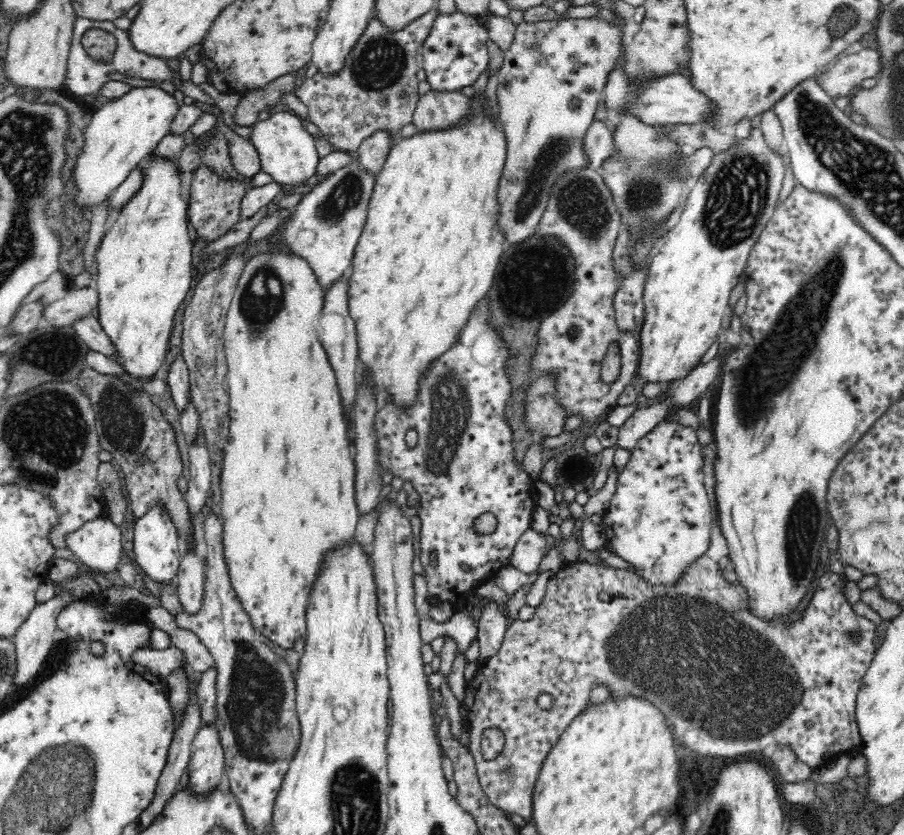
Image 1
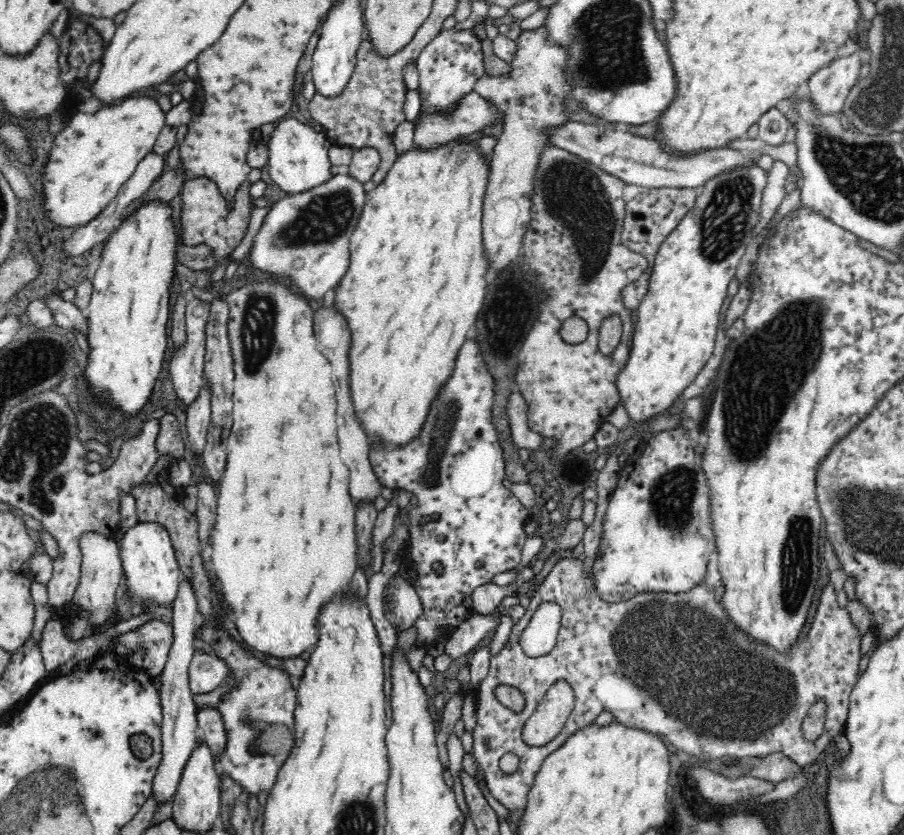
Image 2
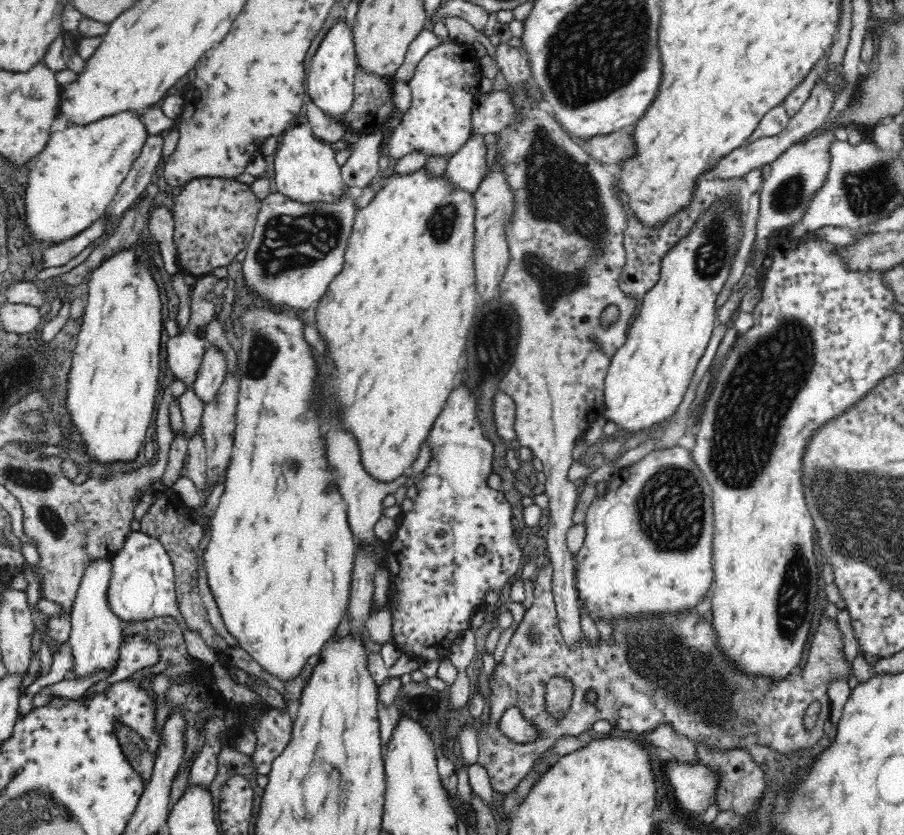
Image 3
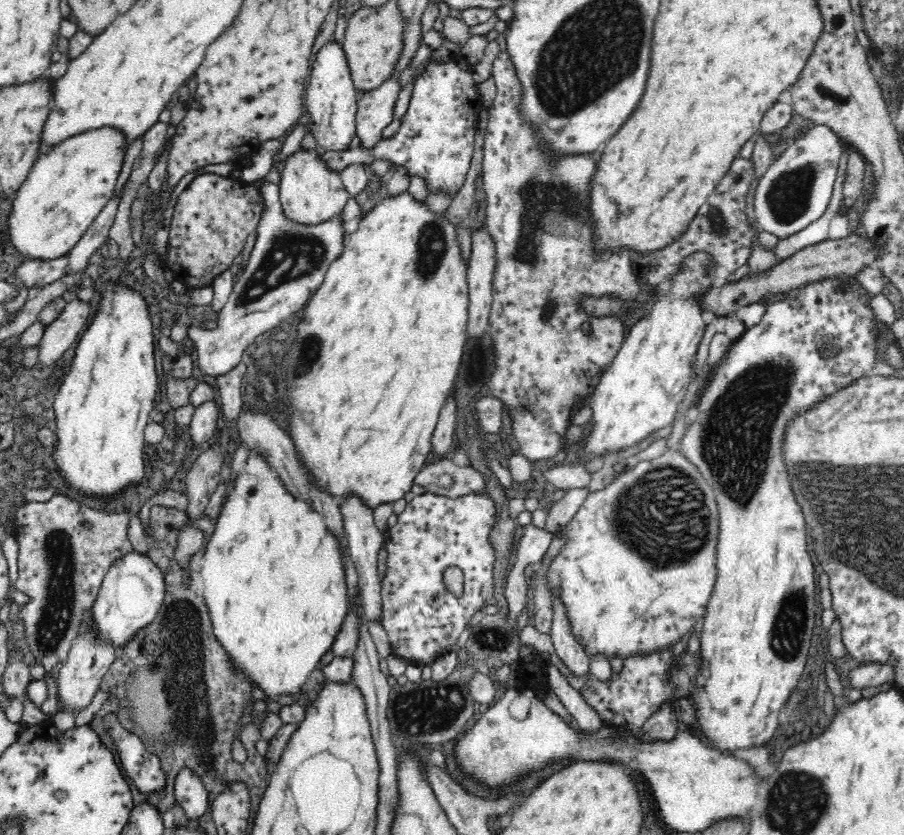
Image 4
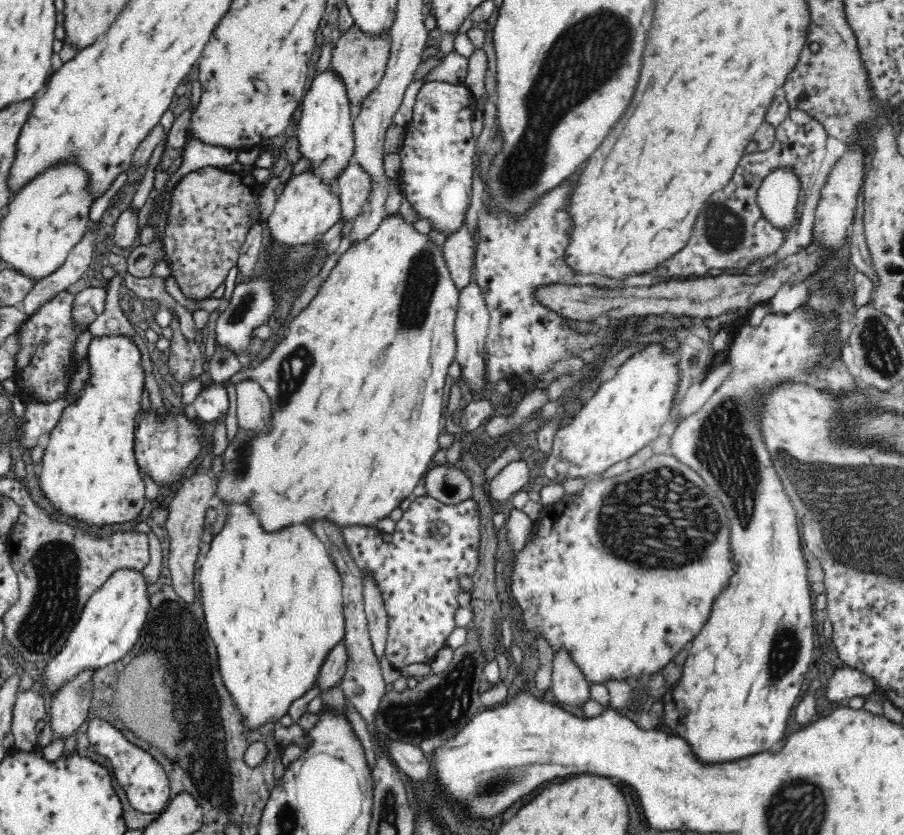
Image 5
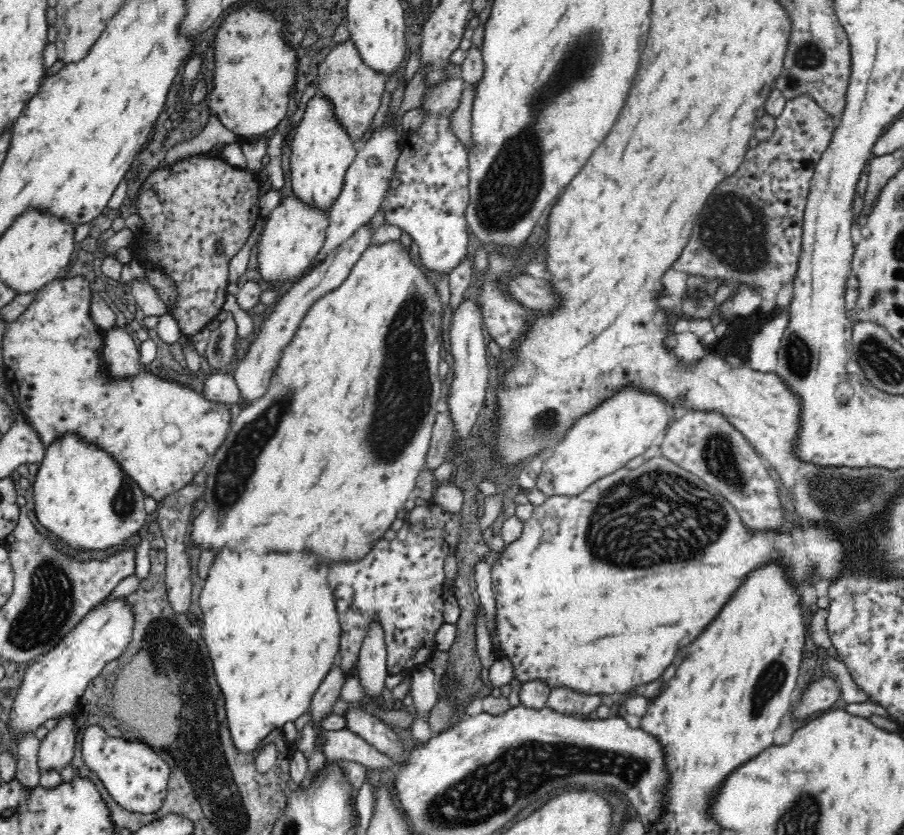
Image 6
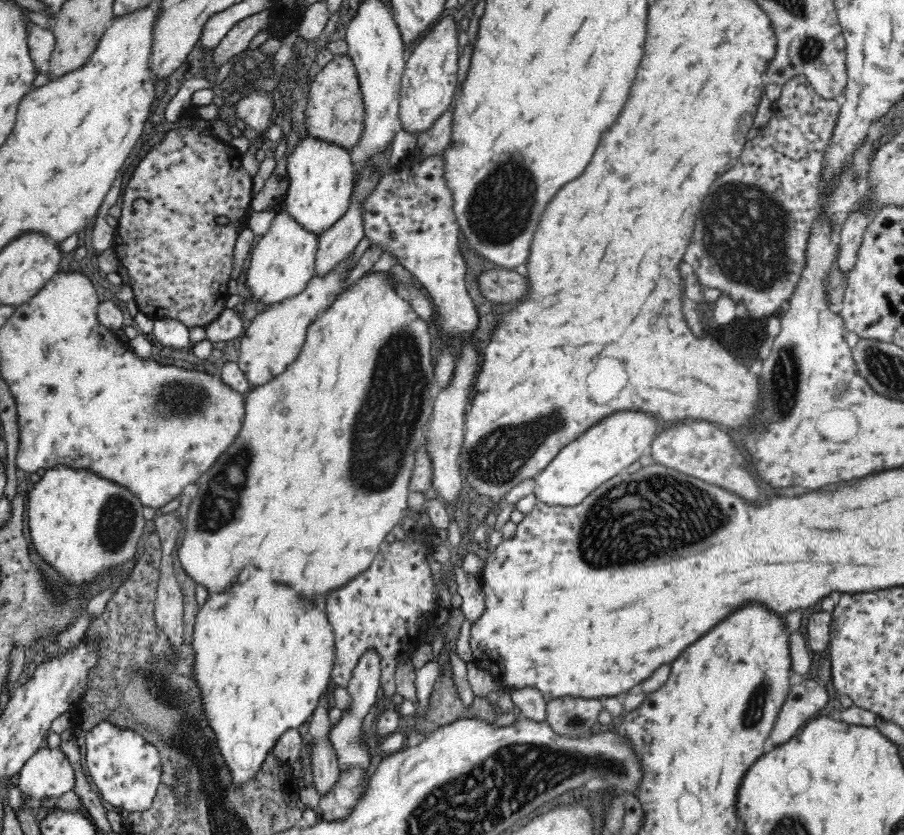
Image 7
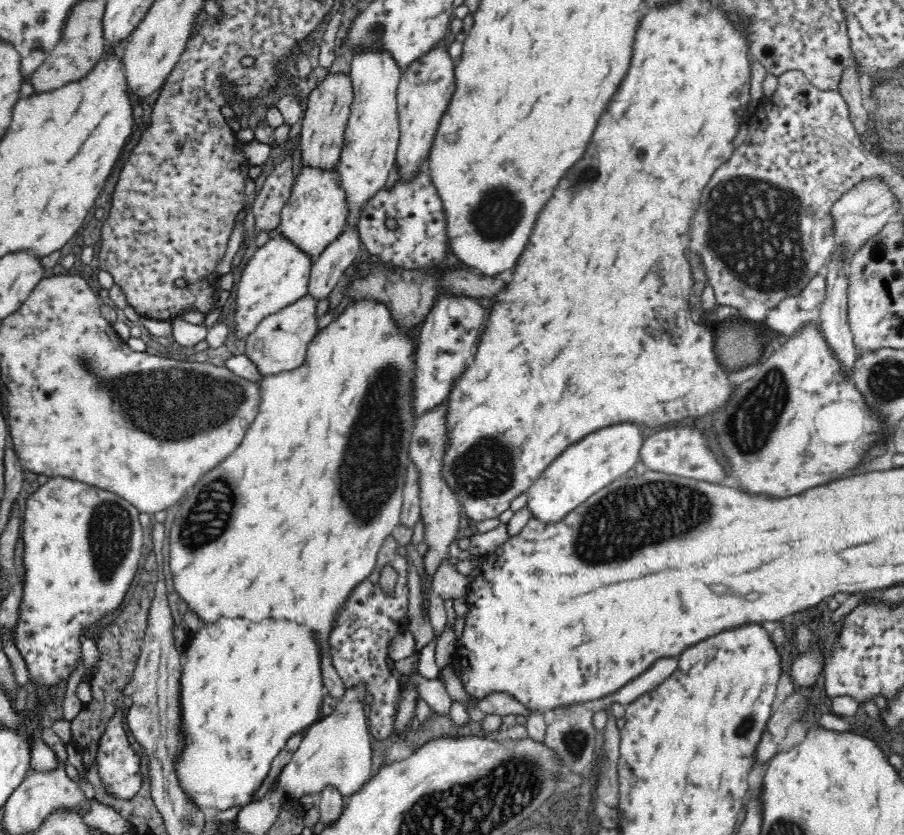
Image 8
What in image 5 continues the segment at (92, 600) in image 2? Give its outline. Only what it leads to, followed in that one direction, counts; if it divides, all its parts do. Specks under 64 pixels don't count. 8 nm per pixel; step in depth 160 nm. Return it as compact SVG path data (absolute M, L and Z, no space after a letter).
M94 671L79 672L52 698L50 728L53 740L65 743L84 724L92 703L92 674Z

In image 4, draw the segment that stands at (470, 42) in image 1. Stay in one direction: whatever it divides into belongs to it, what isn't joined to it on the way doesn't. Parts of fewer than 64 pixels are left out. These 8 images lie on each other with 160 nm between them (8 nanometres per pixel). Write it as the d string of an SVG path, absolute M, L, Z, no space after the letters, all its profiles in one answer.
M453 56L446 63L428 65L421 75L415 80L409 108L398 132L389 139L383 139L375 143L372 149L352 147L345 151L326 151L321 153L321 158L334 170L342 172L347 166L353 164L369 164L371 159L386 158L394 164L406 168L407 176L423 178L425 187L429 194L444 193L450 199L458 194L464 186L470 160L474 154L474 136L476 136L476 121L479 118L481 99L478 94L477 82L474 82L470 65L466 64L464 58Z

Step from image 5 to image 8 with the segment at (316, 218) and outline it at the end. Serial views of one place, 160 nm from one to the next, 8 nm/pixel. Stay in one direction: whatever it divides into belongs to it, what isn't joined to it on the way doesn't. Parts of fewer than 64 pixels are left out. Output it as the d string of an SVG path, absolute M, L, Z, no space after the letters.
M279 235L269 240L264 246L254 252L254 256L248 260L242 270L239 282L236 286L235 311L234 311L234 332L235 338L244 340L249 334L256 330L256 325L260 324L264 318L276 314L279 310L286 308L293 302L300 300L308 293L308 280L310 268L313 261L303 254L296 245L292 245L286 237Z

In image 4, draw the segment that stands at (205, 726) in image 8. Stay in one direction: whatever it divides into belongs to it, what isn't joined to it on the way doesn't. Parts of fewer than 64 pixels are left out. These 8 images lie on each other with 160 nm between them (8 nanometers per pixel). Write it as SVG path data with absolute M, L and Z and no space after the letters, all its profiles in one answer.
M254 449L252 456L248 458L248 462L244 466L242 476L236 480L234 488L228 492L228 500L224 501L224 508L221 509L221 513L217 516L215 530L209 538L208 544L206 544L203 559L201 575L204 585L204 599L209 610L212 630L214 636L225 647L226 653L232 659L233 666L236 667L236 670L245 674L250 686L257 686L263 691L264 701L266 702L271 700L278 702L278 698L284 694L299 695L302 692L302 686L308 680L308 676L314 669L318 668L320 658L331 650L342 623L349 613L348 581L345 578L344 551L341 550L340 539L329 531L328 526L324 526L322 516L312 512L310 504L296 502L286 492L286 488L280 484L280 478L276 476L276 472L262 458L262 455L258 454L258 451Z

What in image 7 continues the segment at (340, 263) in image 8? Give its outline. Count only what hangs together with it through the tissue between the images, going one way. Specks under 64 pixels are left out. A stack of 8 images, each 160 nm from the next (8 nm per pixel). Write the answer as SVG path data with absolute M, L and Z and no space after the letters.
M391 146L375 158L375 164L377 164L377 170L379 170L377 172L377 177L374 177L370 182L362 182L360 186L354 186L351 205L346 211L346 214L344 214L336 224L333 224L326 232L321 234L318 240L317 254L315 256L315 276L323 277L330 271L333 271L339 262L352 256L359 242L365 238L364 227L362 227L362 213L360 213L360 209L358 209L358 200L360 200L360 198L366 198L366 196L374 190L374 186L378 184L378 180L380 180L382 175L392 172L391 168L388 166L390 150L392 150Z

